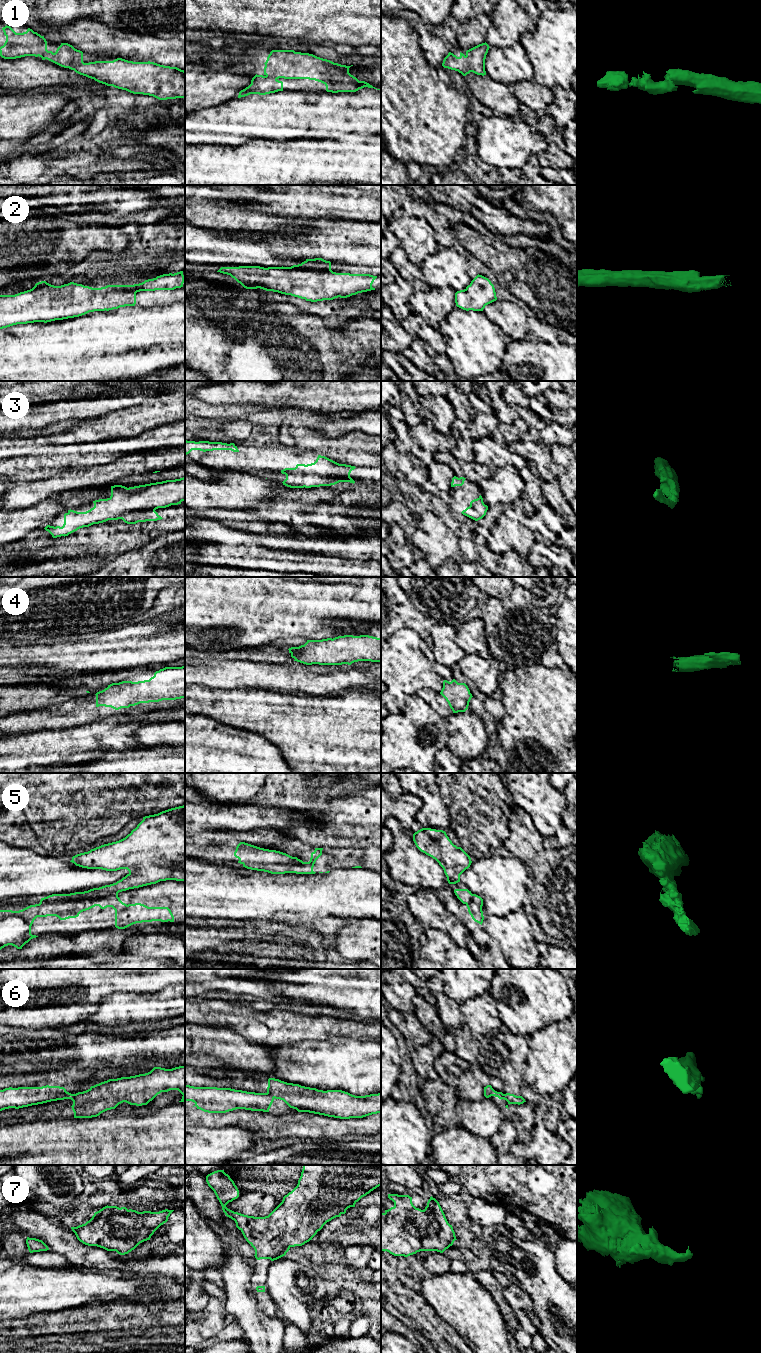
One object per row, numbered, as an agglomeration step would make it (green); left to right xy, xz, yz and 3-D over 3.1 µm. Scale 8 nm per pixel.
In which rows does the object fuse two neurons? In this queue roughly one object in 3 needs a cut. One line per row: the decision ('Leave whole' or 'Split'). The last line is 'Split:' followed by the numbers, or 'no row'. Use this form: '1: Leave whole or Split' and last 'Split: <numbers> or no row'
1: Leave whole
2: Leave whole
3: Leave whole
4: Leave whole
5: Split
6: Split
7: Leave whole
Split: 5, 6

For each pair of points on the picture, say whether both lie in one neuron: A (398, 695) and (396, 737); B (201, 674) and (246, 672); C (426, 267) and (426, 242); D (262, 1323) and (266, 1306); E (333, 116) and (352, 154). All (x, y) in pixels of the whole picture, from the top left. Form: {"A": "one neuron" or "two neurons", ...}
{"A": "two neurons", "B": "one neuron", "C": "two neurons", "D": "two neurons", "E": "two neurons"}

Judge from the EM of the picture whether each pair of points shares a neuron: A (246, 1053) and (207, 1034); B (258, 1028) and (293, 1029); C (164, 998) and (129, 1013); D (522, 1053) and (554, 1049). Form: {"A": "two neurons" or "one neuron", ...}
{"A": "one neuron", "B": "one neuron", "C": "one neuron", "D": "two neurons"}

